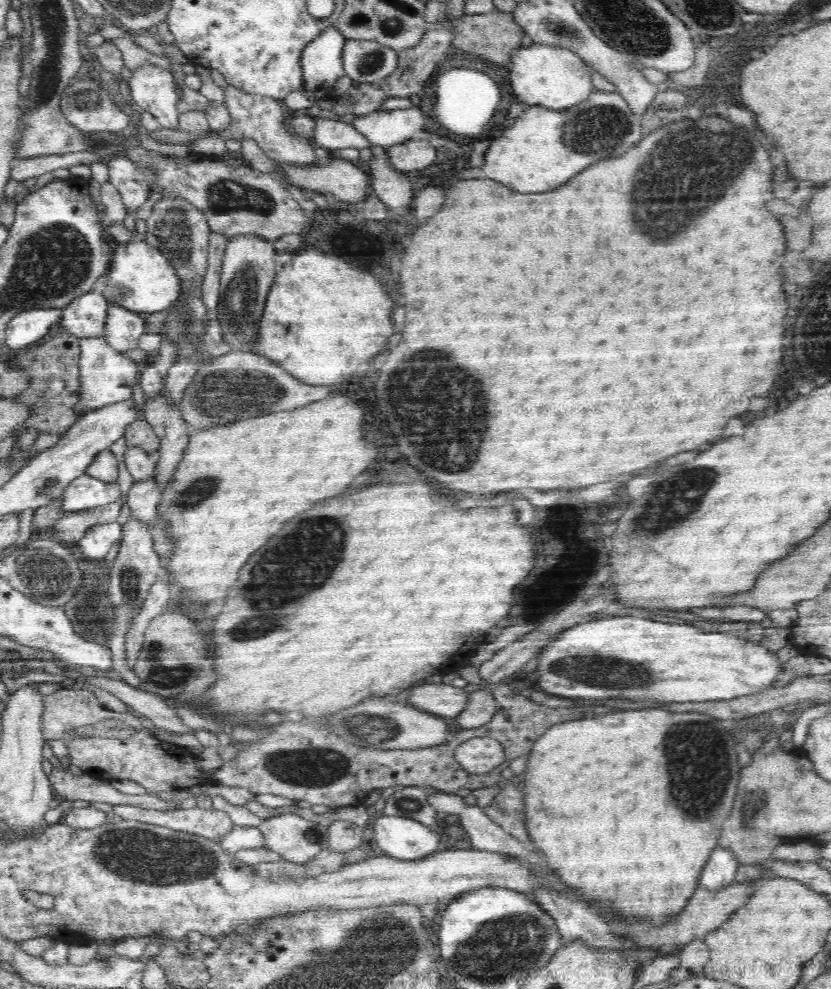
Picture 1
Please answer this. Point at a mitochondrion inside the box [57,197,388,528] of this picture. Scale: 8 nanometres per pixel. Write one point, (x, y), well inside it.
(222, 395)

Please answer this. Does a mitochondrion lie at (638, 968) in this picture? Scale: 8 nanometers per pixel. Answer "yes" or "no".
no

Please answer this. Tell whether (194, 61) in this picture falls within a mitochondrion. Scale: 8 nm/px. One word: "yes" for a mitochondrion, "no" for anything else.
no

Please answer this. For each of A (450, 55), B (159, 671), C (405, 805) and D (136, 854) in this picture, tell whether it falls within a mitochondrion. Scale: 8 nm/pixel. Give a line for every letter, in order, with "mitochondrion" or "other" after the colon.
A: other
B: mitochondrion
C: mitochondrion
D: mitochondrion

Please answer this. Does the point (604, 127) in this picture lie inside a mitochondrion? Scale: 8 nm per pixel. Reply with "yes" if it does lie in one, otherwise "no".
yes

